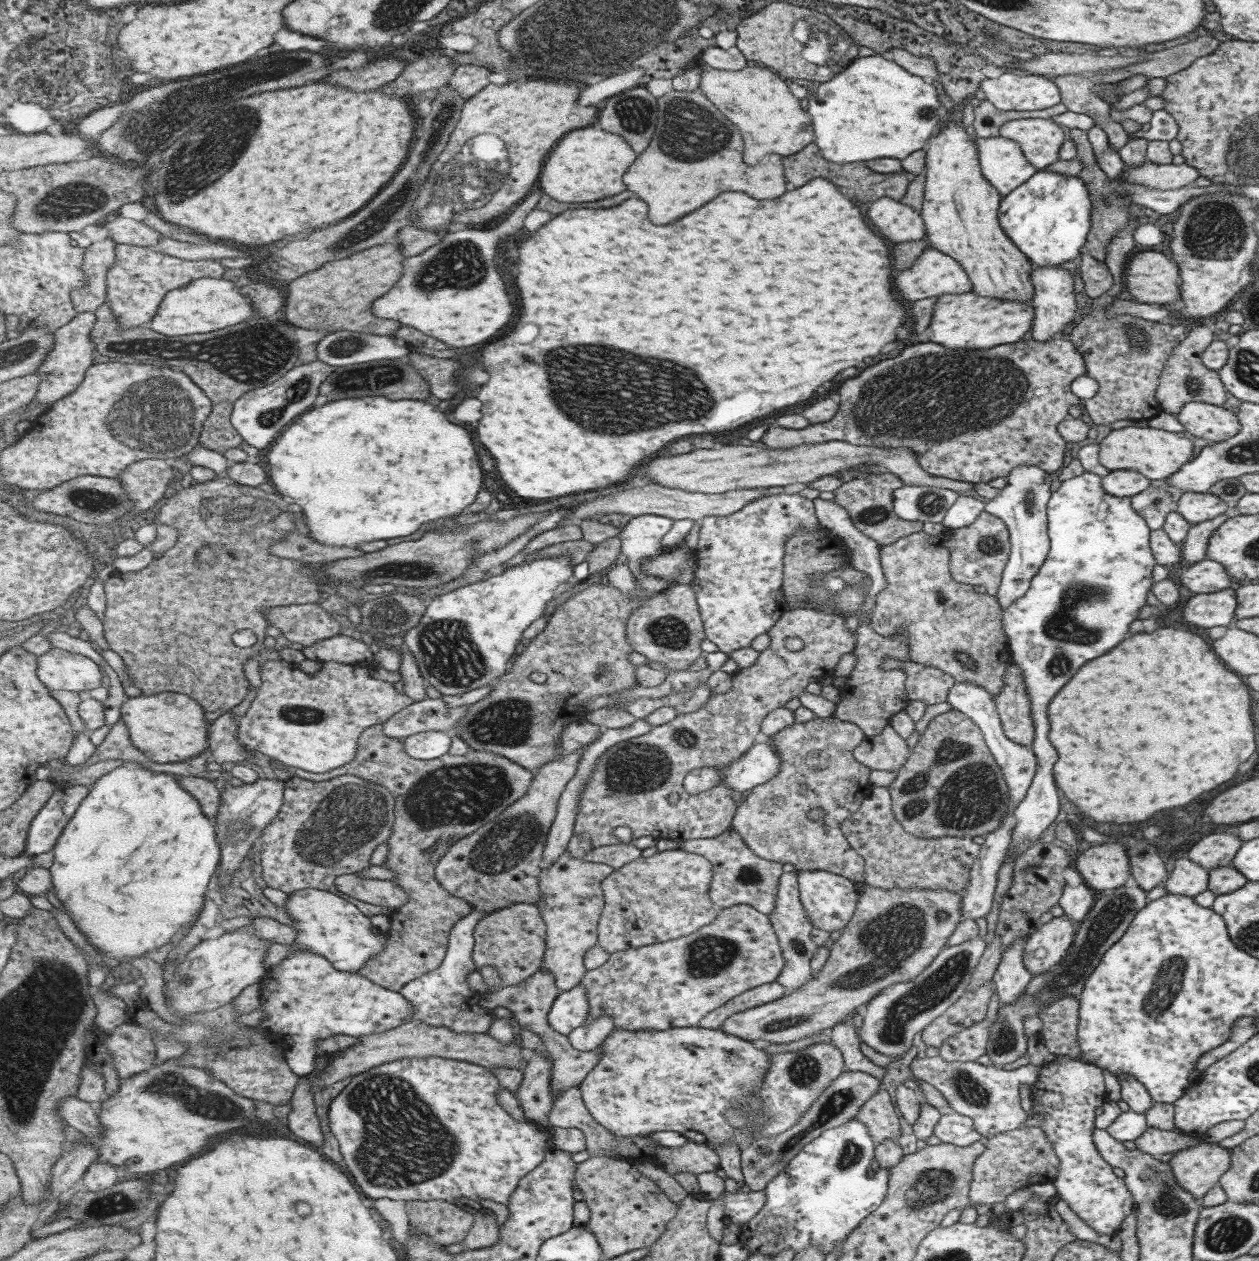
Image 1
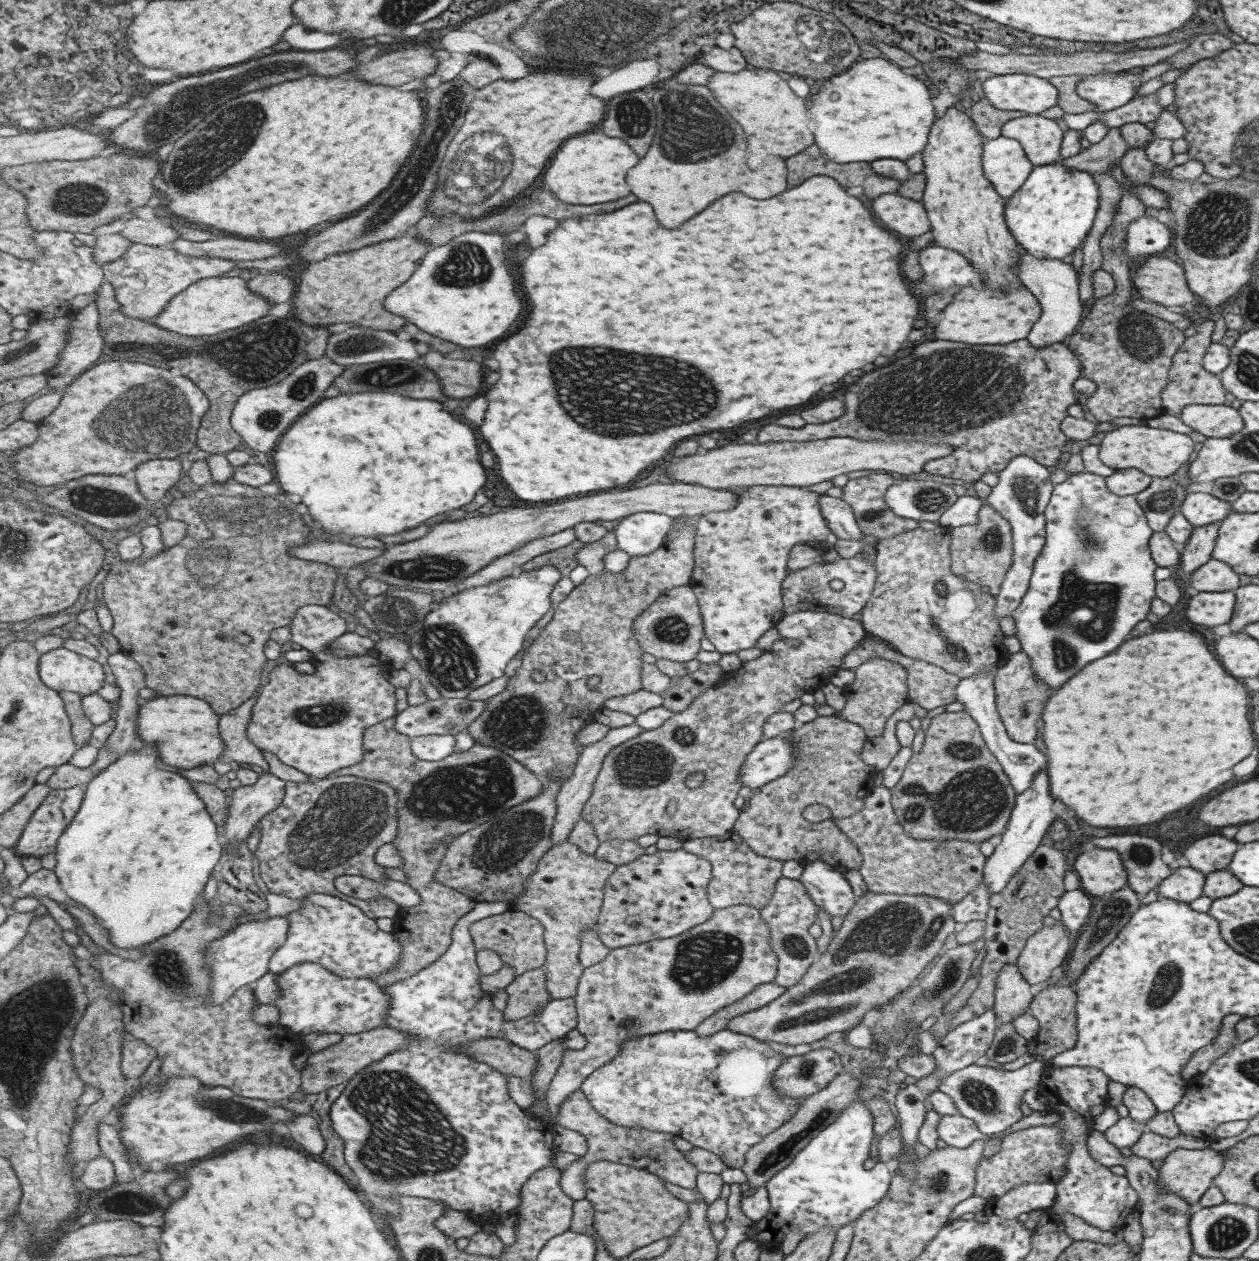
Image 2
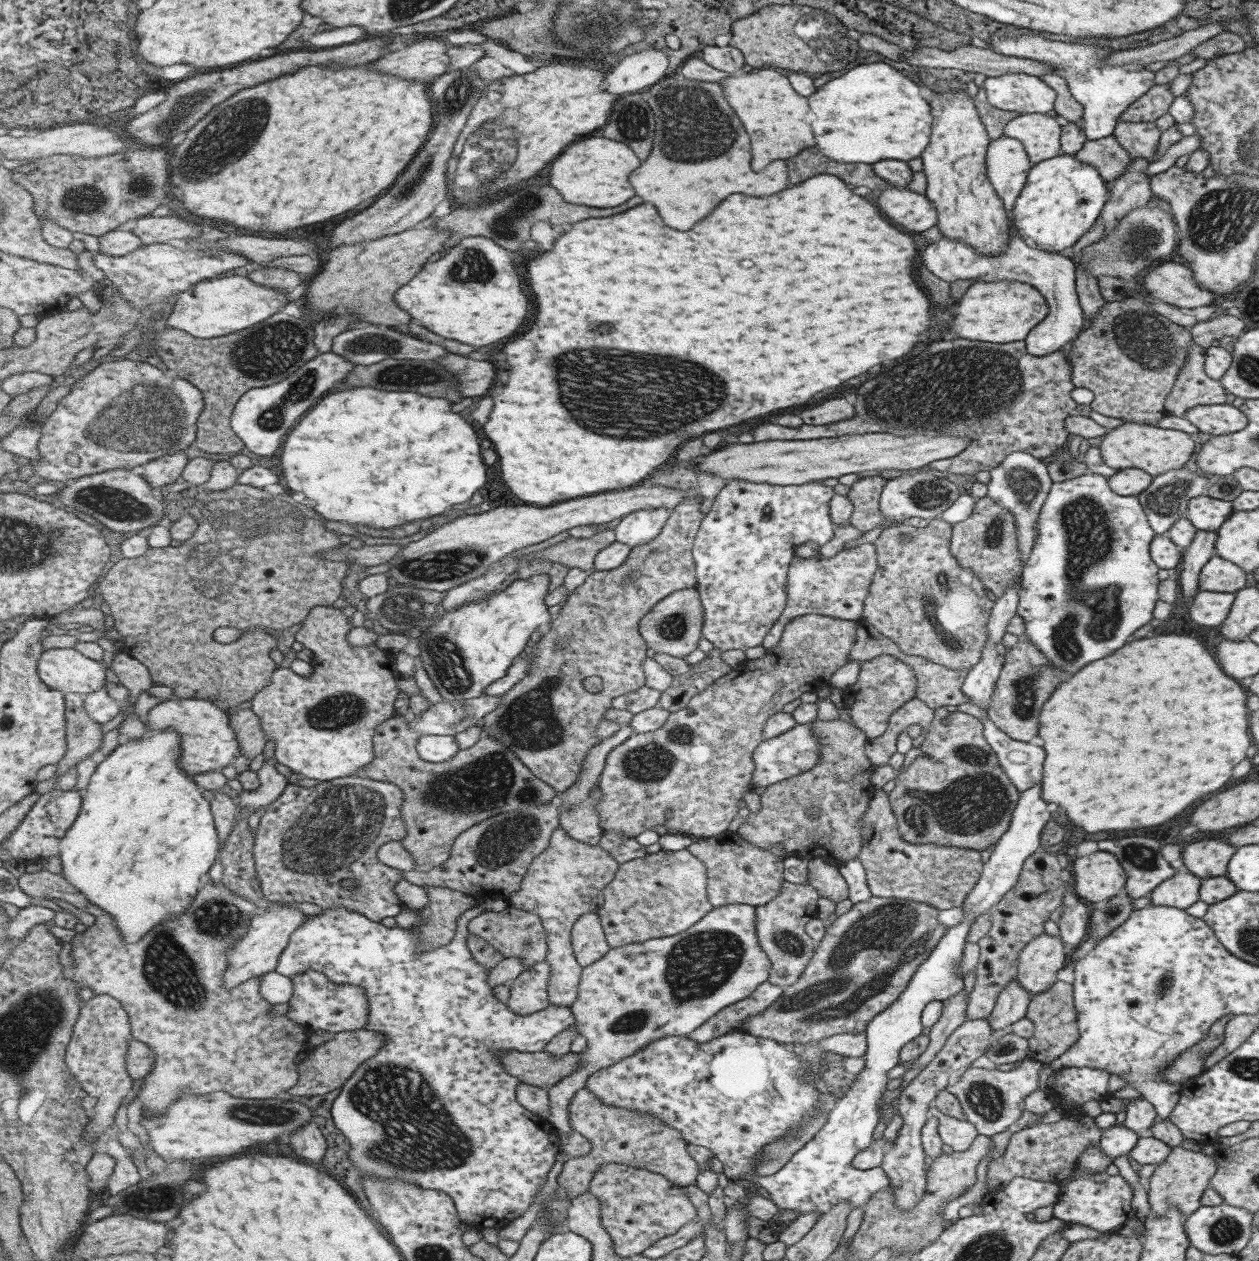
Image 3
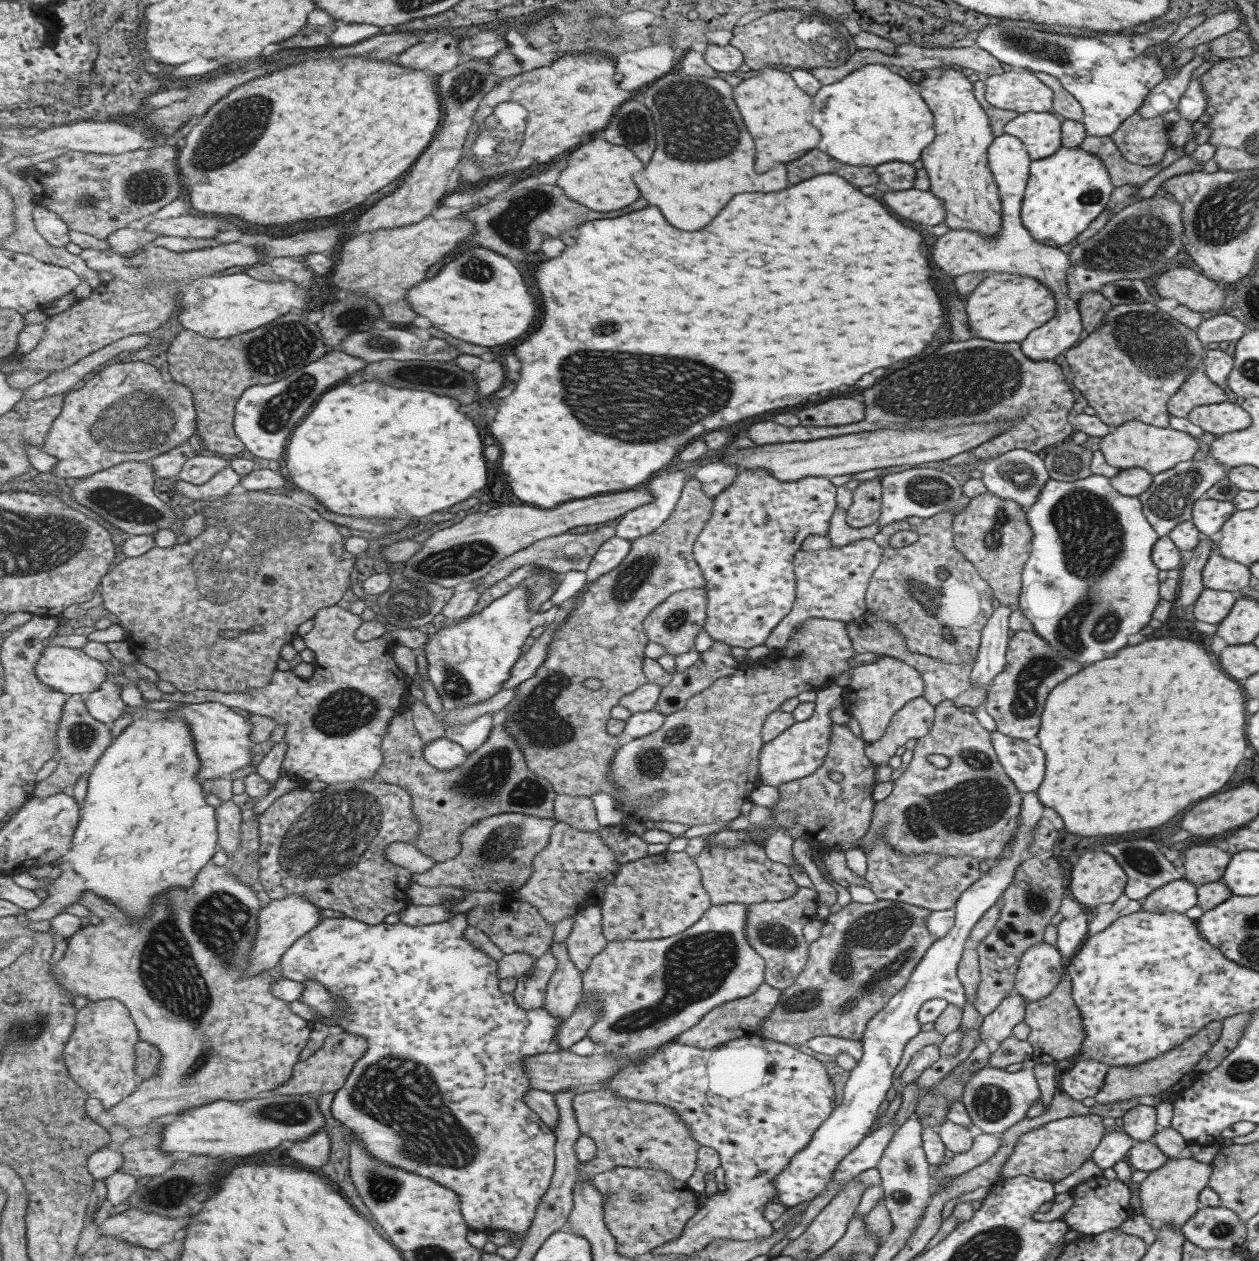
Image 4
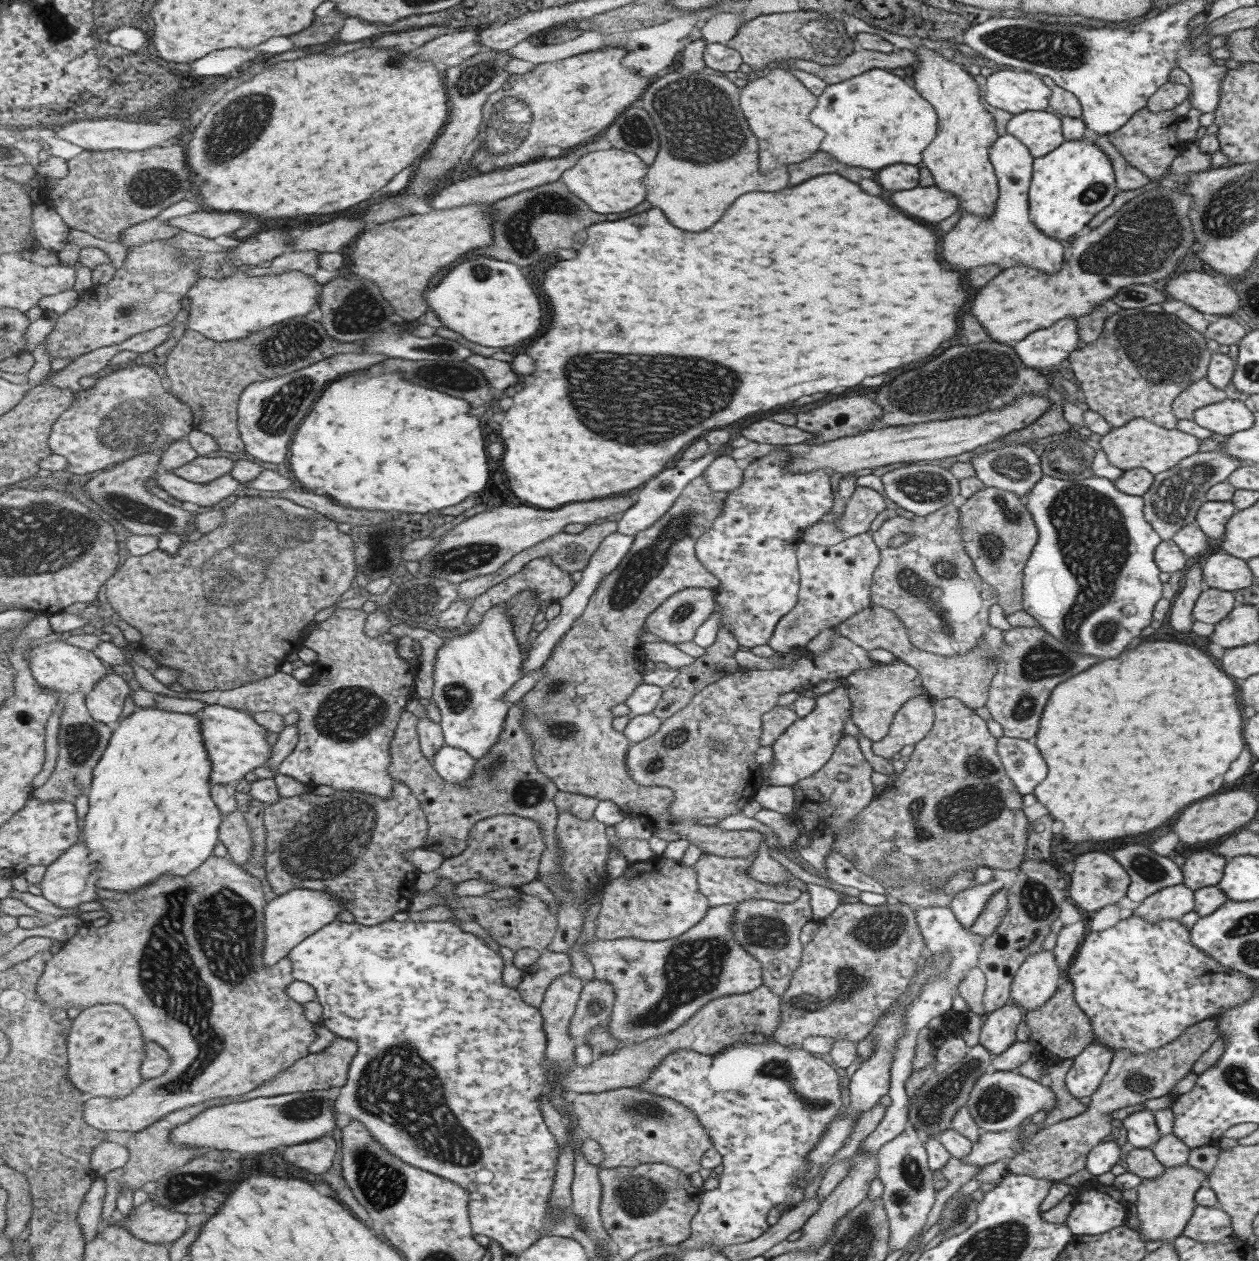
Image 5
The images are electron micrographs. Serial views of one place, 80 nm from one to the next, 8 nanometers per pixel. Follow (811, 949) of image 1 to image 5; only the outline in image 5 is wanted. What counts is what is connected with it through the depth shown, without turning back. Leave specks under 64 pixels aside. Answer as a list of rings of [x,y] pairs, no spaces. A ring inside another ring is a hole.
[[[801,891],[799,898],[789,904],[749,899],[733,907],[731,930],[734,939],[746,953],[761,963],[762,984],[780,998],[788,987],[792,972],[800,963],[802,926],[812,920],[808,891]]]

